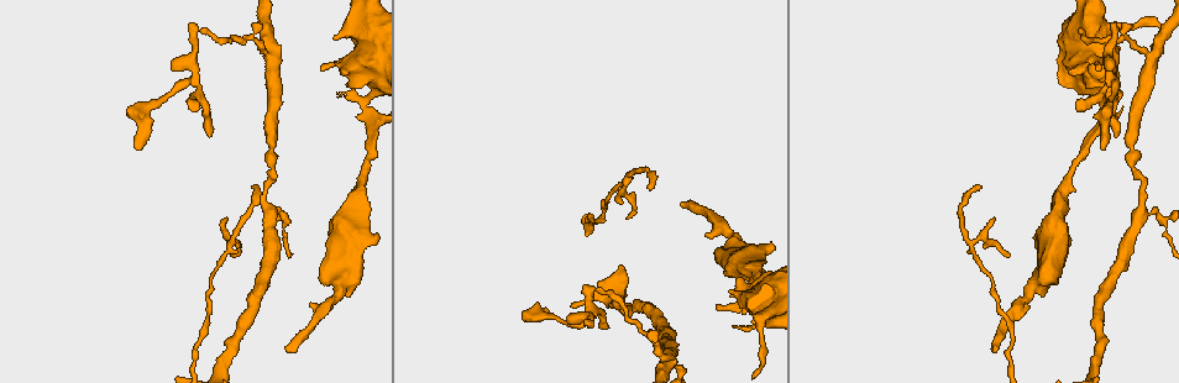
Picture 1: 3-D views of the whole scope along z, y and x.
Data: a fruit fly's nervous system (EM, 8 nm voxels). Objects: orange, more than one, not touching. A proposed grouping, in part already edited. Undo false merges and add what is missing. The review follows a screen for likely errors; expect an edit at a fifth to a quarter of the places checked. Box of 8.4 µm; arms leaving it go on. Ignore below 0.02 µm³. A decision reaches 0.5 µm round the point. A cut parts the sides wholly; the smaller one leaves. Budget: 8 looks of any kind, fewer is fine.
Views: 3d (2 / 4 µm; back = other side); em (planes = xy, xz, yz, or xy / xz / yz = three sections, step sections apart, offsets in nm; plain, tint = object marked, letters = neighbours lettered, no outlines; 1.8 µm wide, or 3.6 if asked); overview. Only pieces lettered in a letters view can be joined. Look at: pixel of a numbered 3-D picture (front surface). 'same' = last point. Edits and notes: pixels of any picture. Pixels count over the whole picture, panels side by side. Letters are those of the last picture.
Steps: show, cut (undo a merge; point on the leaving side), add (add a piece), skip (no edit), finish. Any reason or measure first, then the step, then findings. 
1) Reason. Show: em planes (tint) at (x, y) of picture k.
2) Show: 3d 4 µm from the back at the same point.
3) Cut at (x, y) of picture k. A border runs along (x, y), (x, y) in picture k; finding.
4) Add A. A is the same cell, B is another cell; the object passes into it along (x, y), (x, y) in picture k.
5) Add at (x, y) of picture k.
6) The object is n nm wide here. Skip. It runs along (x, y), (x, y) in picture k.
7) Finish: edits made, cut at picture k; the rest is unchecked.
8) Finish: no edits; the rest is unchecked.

Tapers out. Show: em planes (plain) at (981, 187) of picture 1.

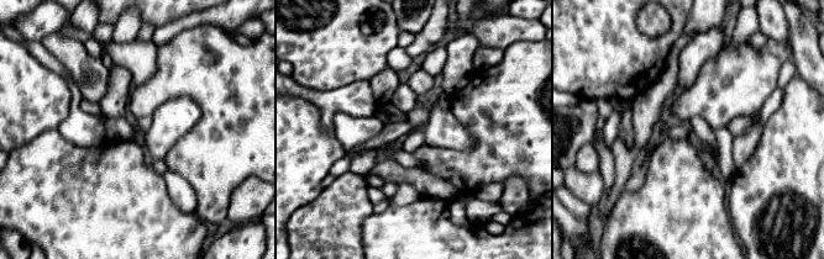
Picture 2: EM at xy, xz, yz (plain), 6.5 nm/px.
Show: em planes (letters) at the same point.

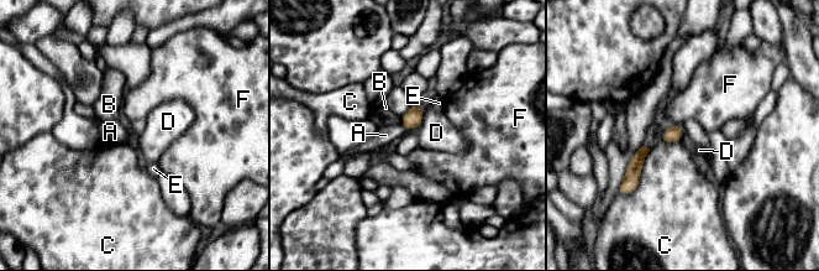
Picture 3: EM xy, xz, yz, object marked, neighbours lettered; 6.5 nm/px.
The object is 110 nm wide here. Skip. A, B, C, D, E and F are other cells; none of them fits.

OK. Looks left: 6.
Abrupt turn. Show: em xy step 8 (plain) at (192, 77) of picture 1.

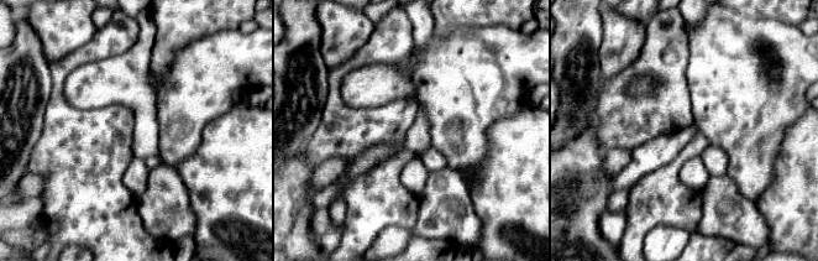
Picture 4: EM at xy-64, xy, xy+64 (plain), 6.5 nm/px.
Show: em xy step 8 (tint) at the same point.

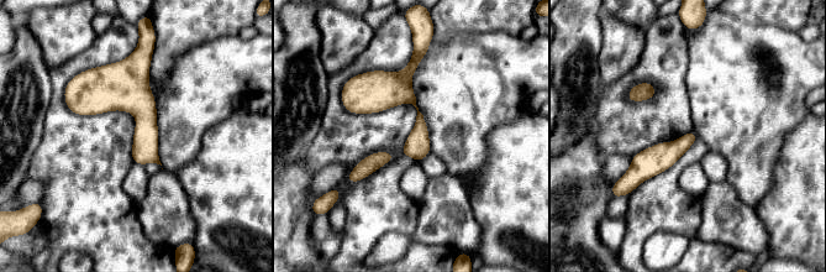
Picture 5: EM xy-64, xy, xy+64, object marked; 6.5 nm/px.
See the neighbours. Show: em xy step 8 (letters) at the same point.

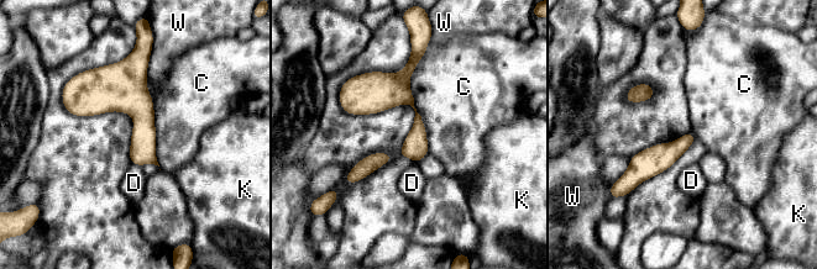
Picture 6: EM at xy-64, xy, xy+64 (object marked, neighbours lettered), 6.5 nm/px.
Skip. C, D, K and W are other cells; a border runs along (424, 52), (409, 89), (429, 152) in picture 6; all the same neuron.

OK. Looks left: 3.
An open end. Show: em xz step 8 (tint) at (137, 150) of picture 1.

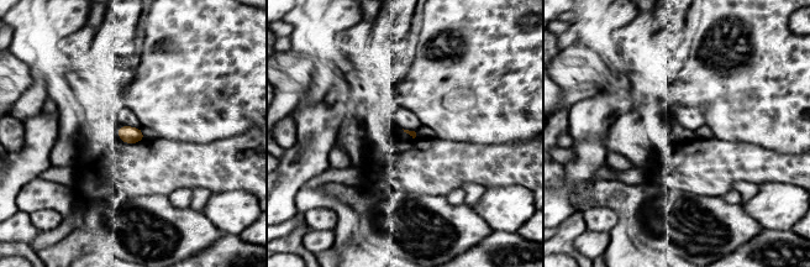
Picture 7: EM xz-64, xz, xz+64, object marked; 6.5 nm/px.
Another direction. Show: em planes (letters) at the same point.

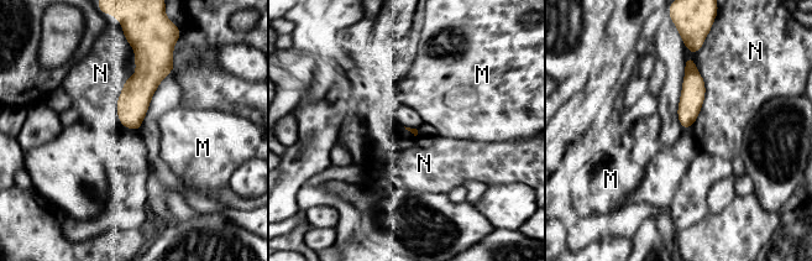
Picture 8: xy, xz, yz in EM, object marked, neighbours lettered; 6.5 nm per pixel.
Skip. M and N are other cells; it runs along (689, 61), (690, 106), (684, 125) in picture 8; none of them fits.

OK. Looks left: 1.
Finish: no edits; the rest is unchecked.

